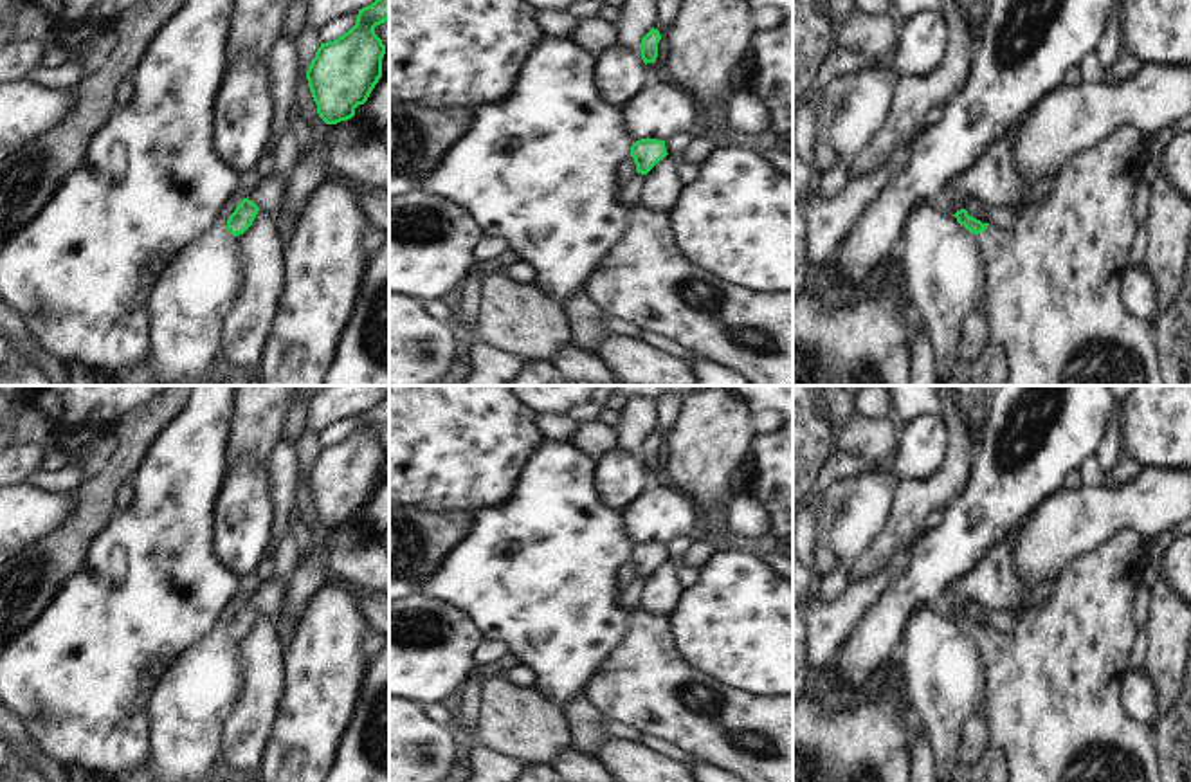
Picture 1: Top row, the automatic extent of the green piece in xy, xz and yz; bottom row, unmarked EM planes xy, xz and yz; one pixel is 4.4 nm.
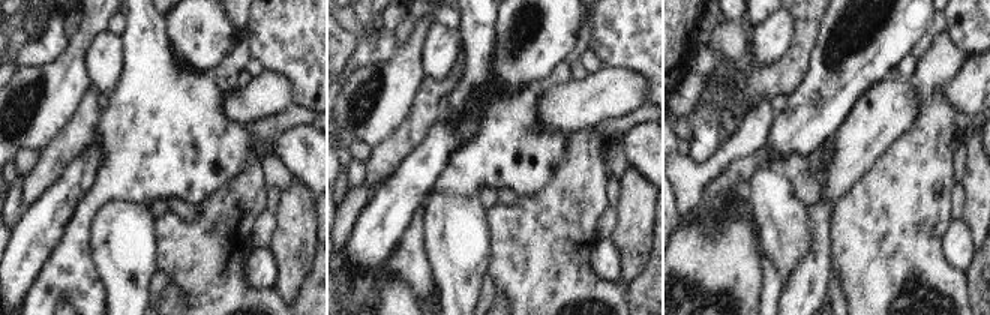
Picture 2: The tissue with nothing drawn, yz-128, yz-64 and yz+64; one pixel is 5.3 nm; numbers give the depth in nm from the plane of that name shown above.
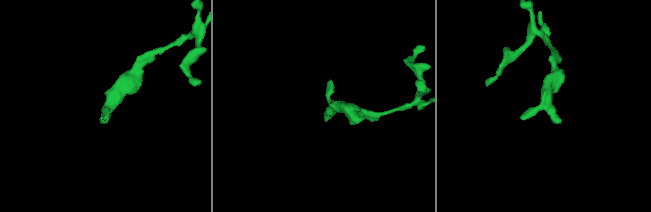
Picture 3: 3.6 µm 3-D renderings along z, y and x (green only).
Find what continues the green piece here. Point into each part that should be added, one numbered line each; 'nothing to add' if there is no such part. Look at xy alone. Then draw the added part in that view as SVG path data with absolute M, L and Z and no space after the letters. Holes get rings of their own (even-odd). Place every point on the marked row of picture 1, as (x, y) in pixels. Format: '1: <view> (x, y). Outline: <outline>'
nothing to add.

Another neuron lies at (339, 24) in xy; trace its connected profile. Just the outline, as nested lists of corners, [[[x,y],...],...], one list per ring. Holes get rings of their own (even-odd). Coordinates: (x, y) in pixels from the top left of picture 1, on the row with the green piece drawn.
[[[348,11],[332,16],[321,27],[317,27],[317,38],[321,43],[333,41],[344,32],[348,32],[357,22],[359,11]]]

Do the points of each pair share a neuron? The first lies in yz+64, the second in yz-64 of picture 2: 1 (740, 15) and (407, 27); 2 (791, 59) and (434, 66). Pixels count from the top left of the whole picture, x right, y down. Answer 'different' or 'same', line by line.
1: different
2: different

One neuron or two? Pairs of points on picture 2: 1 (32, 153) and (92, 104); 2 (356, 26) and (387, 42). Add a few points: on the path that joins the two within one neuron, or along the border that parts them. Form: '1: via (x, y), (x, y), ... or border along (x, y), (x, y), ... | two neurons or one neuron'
1: border along (41, 149), (33, 167), (24, 174) | two neurons
2: border along (360, 38), (371, 39) | two neurons

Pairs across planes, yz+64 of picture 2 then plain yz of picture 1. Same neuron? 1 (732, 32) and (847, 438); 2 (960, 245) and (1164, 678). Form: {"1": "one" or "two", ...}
{"1": "one", "2": "two"}

